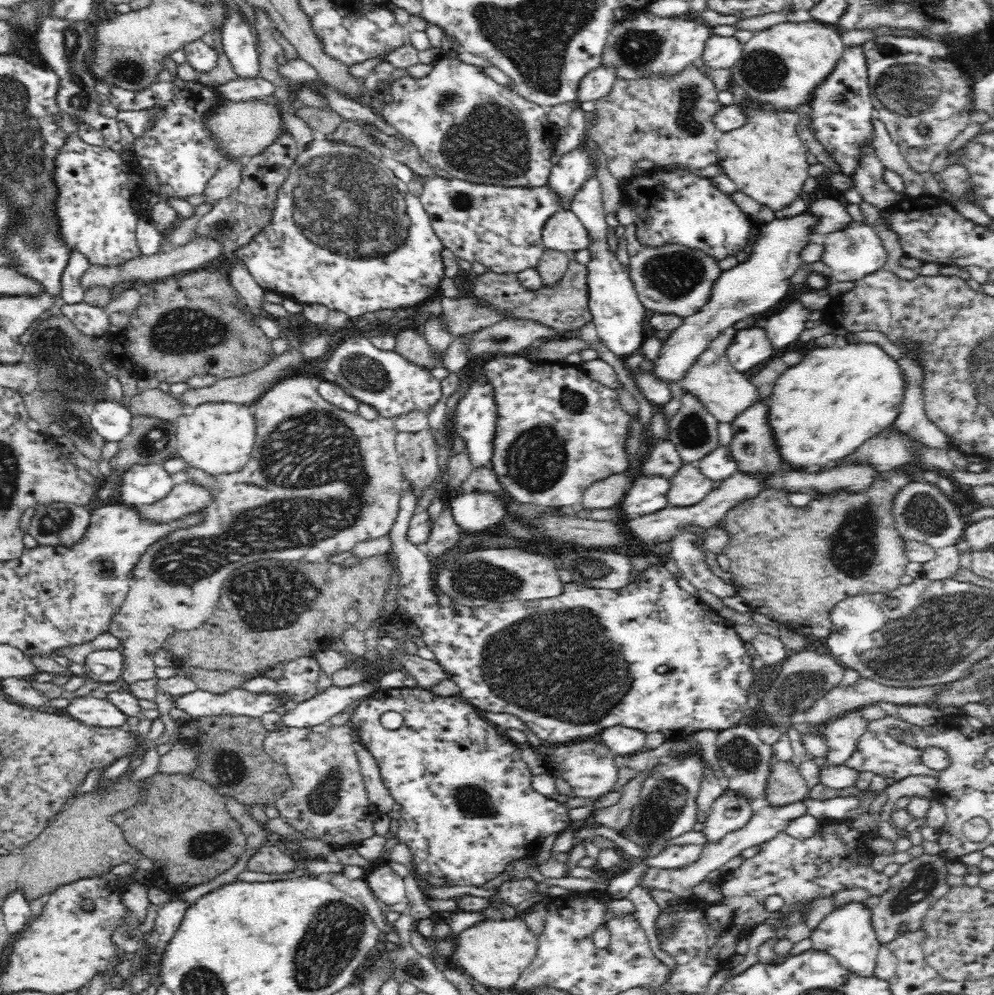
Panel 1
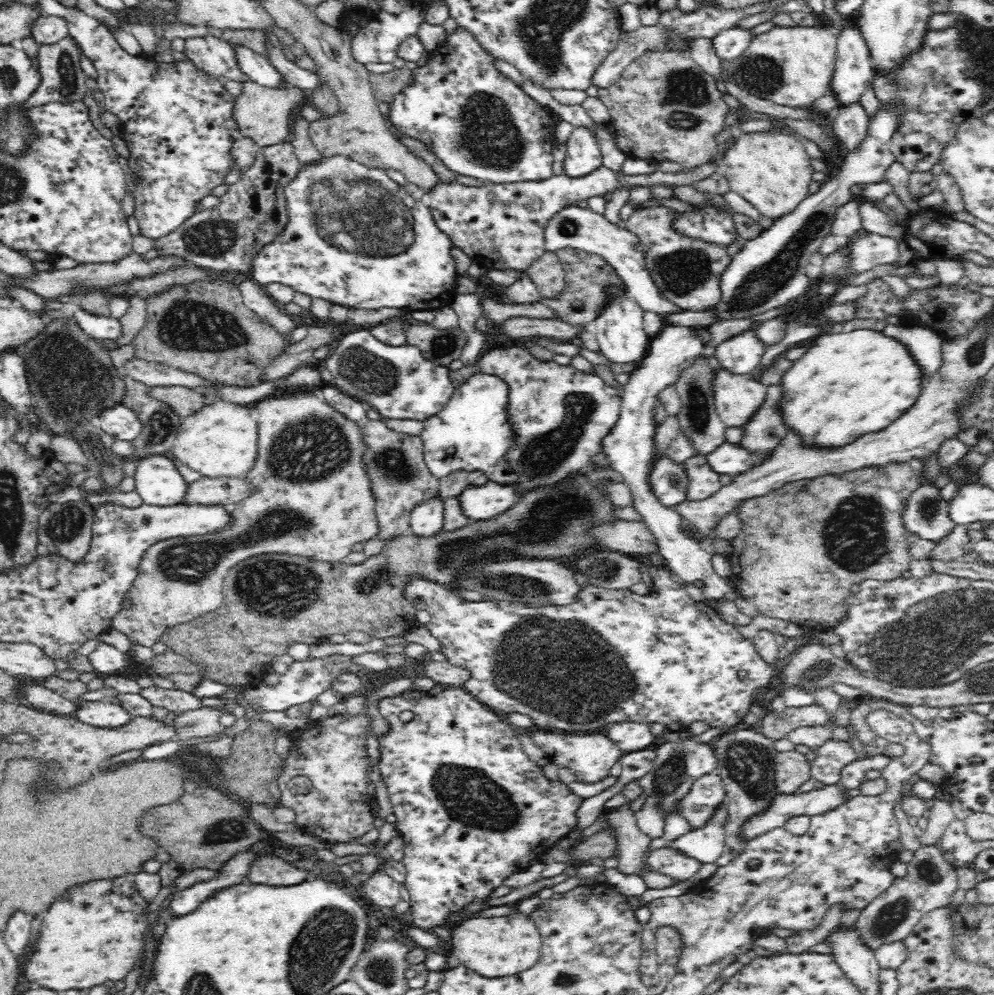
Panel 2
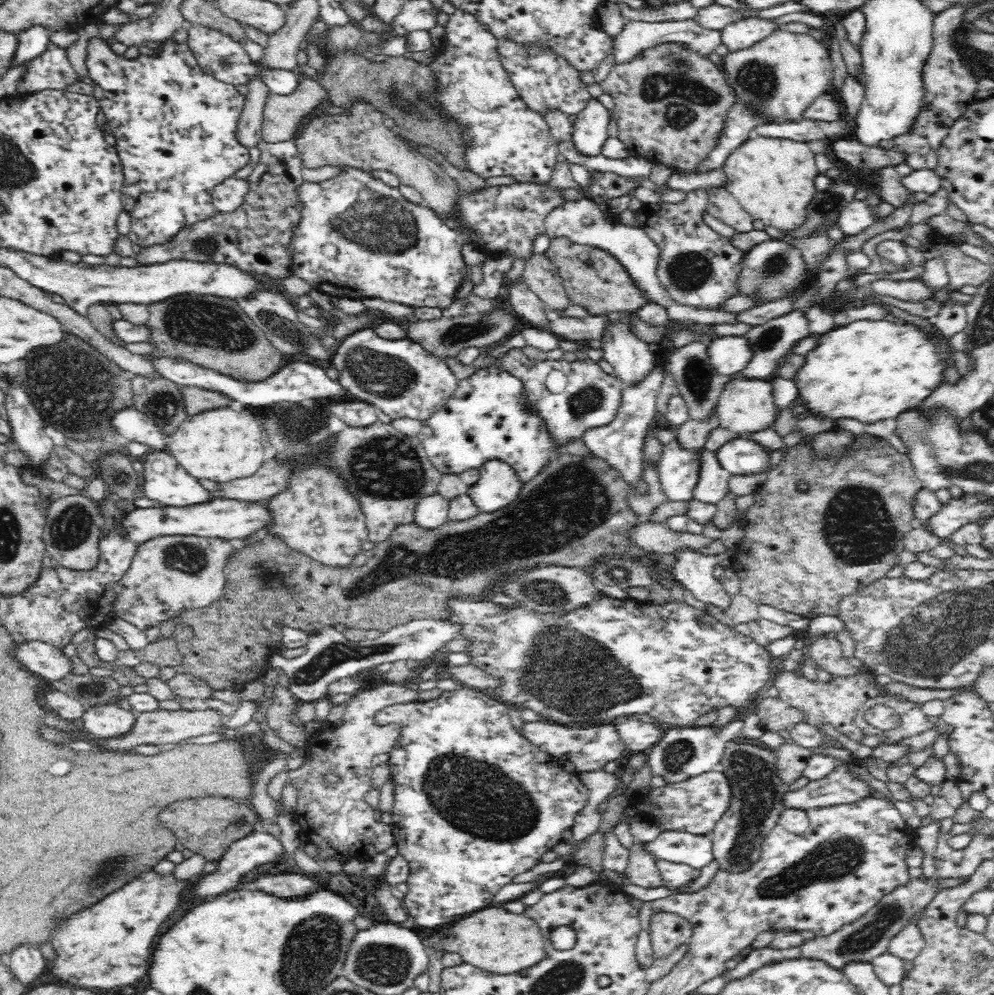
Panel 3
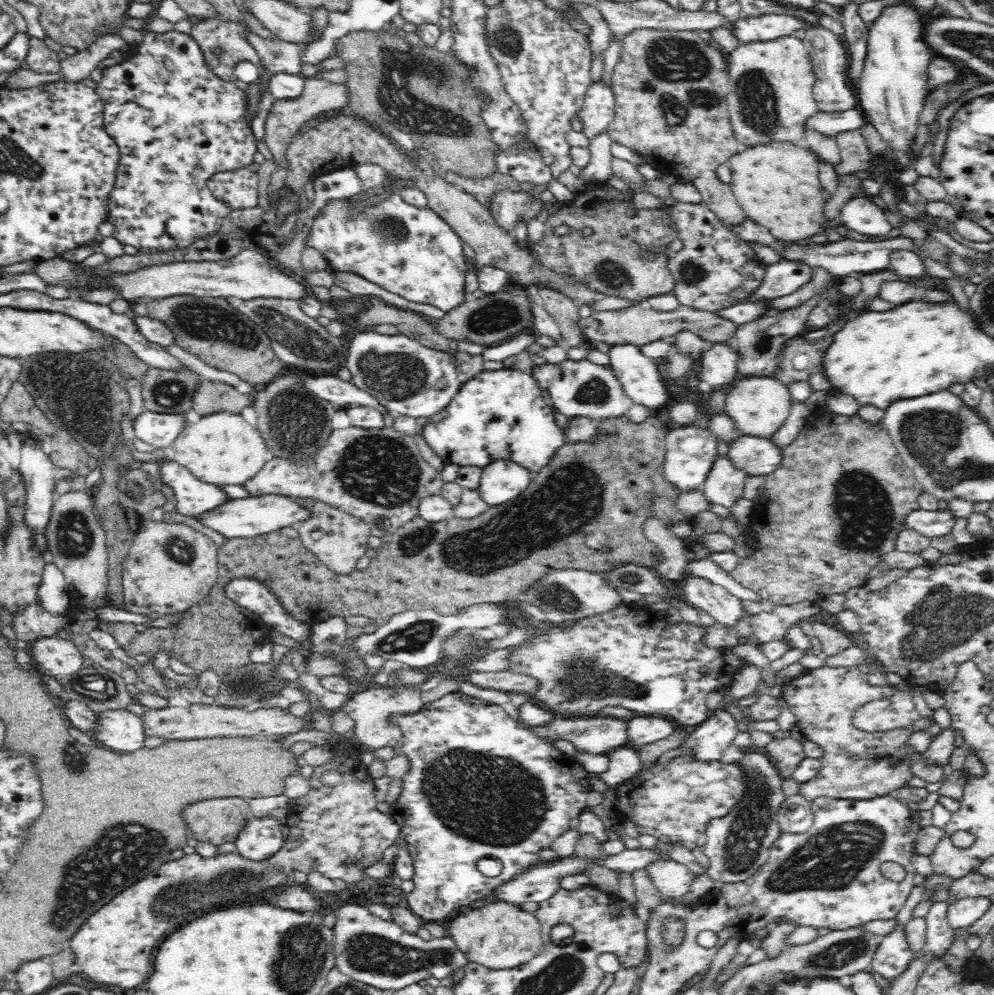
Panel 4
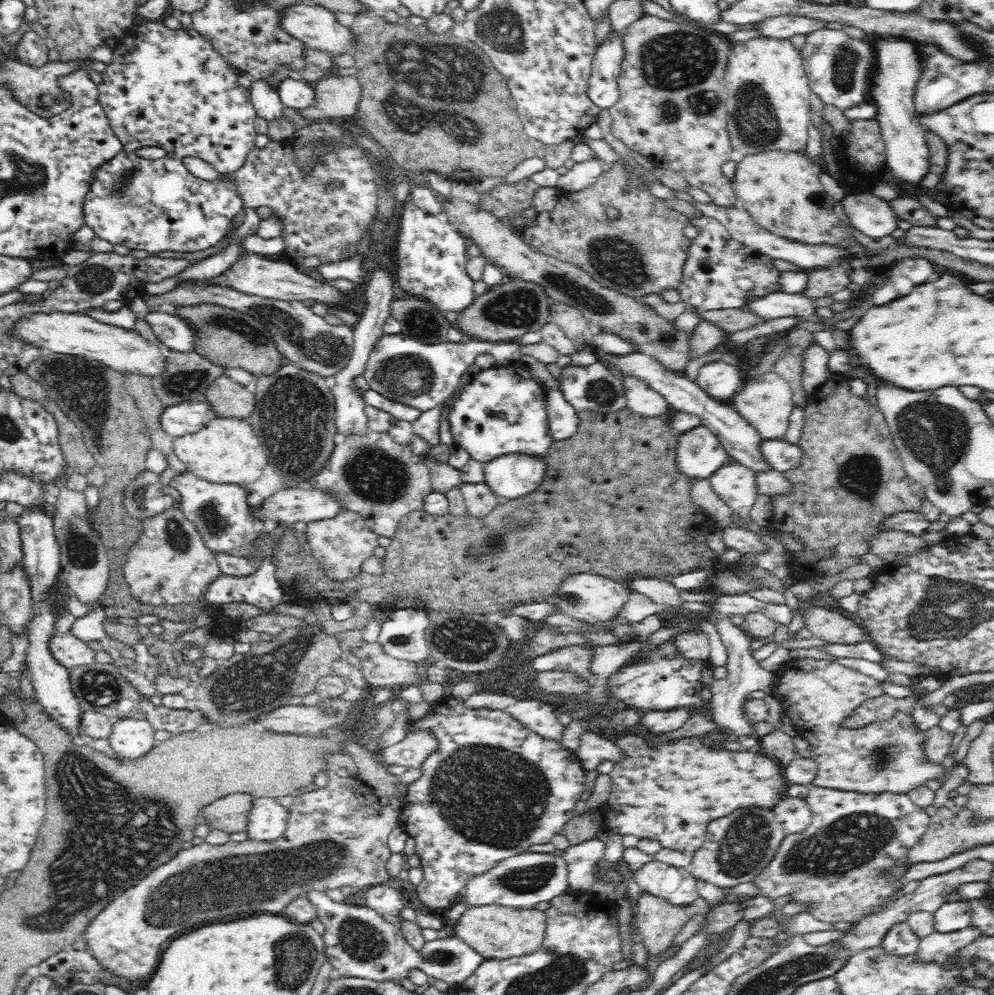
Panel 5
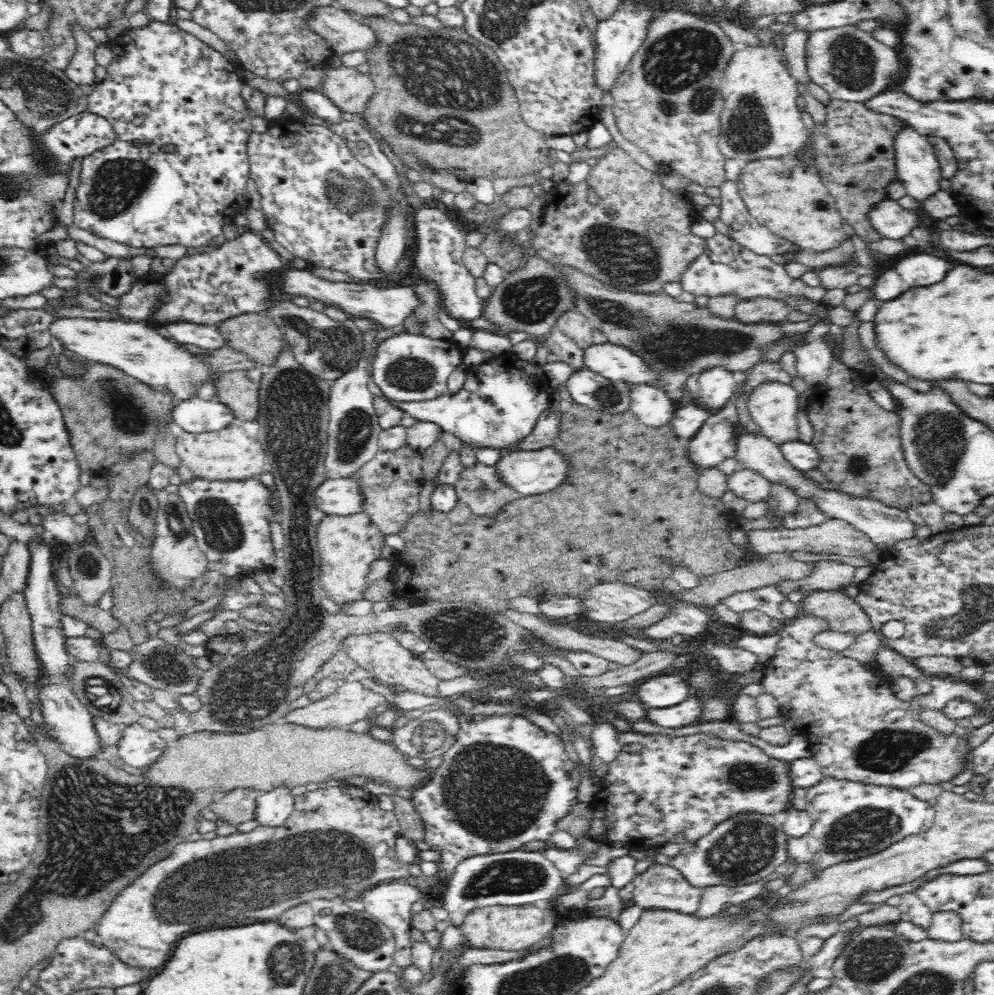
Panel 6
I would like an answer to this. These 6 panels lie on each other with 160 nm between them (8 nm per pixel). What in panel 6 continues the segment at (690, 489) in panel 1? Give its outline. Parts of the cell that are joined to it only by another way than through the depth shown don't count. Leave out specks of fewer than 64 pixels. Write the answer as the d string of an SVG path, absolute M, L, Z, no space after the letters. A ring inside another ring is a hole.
M739 468L734 474L729 476L728 490L736 497L747 502L760 502L770 495L772 482L767 480L762 474L750 469Z

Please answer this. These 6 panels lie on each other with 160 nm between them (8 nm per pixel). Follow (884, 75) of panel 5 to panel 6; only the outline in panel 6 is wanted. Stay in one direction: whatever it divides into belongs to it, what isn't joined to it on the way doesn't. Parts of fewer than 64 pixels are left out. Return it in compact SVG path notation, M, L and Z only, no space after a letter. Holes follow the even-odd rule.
M906 128L898 135L896 173L906 194L917 202L931 199L940 188L942 169L934 146L925 135L914 128Z

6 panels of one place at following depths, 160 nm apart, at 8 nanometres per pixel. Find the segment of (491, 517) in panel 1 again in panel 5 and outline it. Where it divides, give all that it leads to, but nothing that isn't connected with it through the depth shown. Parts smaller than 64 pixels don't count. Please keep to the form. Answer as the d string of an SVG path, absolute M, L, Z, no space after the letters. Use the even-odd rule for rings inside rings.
M512 453L490 460L485 467L485 481L503 500L538 490L546 478L547 462L542 456Z

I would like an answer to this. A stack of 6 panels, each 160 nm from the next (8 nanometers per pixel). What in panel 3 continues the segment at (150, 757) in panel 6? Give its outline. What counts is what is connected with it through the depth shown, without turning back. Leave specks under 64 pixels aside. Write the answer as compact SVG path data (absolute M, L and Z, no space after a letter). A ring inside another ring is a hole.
M115 702L86 709L79 726L97 740L120 739L127 735L136 724L133 711L125 710Z

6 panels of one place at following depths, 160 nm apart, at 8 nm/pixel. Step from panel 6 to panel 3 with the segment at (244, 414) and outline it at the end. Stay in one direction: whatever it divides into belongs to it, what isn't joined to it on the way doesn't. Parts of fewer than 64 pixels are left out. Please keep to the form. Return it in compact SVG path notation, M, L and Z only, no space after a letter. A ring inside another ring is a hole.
M195 386L182 387L185 408L188 414L198 415L218 408L227 408L234 402L230 396L225 396L217 390L203 389Z

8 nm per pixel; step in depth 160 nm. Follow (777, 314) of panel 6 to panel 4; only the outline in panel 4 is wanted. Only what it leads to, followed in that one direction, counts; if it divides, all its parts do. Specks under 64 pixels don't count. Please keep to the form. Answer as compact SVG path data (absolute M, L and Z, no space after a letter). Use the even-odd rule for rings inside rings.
M637 304L612 311L593 311L587 318L581 318L580 327L590 343L600 341L611 346L630 344L639 347L664 337L673 337L673 334L681 330L690 330L713 343L731 343L739 324L720 315L718 311L696 310L680 305L676 310L660 312L645 304Z

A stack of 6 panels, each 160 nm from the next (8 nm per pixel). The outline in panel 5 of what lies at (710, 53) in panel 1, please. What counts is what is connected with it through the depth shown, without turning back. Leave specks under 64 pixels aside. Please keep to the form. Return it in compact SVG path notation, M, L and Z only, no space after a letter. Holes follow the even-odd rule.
M786 15L758 22L755 29L760 32L760 36L789 39L796 34L807 35L815 30L822 30L822 28L826 28L825 20L808 18L807 16Z

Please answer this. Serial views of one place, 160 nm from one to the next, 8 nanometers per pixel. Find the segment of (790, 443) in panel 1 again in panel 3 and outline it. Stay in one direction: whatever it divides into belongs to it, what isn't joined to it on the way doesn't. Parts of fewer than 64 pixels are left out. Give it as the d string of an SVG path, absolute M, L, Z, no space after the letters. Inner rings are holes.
M885 319L856 320L822 334L816 348L806 355L802 370L798 370L798 376L794 378L800 389L798 399L810 414L830 418L834 422L850 418L865 424L890 423L900 412L922 406L924 400L942 386L940 380L944 380L944 370L956 366L952 352L954 348L948 338L938 330L930 334L916 323L906 321L896 324Z

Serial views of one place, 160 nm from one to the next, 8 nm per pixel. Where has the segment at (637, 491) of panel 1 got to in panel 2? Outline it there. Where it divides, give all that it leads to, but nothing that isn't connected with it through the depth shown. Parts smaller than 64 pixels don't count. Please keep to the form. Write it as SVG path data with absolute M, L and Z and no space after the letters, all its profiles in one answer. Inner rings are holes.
M662 456L654 461L650 485L664 506L674 508L687 499L690 480L684 463Z

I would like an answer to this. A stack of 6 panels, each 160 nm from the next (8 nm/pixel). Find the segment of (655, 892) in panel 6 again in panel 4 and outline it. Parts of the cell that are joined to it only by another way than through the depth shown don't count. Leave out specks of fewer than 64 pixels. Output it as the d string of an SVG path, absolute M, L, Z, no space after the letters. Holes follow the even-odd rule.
M656 860L646 865L648 879L667 901L679 902L686 898L694 882L694 874L685 864L676 861Z

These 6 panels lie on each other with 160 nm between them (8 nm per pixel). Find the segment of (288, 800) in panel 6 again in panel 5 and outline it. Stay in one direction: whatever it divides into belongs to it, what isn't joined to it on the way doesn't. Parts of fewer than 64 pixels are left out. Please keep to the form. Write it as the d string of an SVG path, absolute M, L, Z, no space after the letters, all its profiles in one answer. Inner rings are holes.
M253 797L253 807L248 818L248 838L272 840L287 829L289 812L276 802L275 797Z

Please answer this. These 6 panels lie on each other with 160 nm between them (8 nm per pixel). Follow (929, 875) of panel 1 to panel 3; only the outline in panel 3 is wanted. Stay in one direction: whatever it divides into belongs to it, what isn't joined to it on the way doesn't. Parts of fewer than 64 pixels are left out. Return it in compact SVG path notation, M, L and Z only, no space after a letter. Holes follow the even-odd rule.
M914 878L905 886L896 887L894 892L884 896L884 899L873 907L863 918L856 923L844 925L840 930L828 936L817 936L807 940L800 948L800 959L819 960L834 967L838 972L843 972L848 963L873 962L873 959L888 951L890 940L900 932L901 928L908 925L912 918L934 900L942 890L939 879L922 881Z

